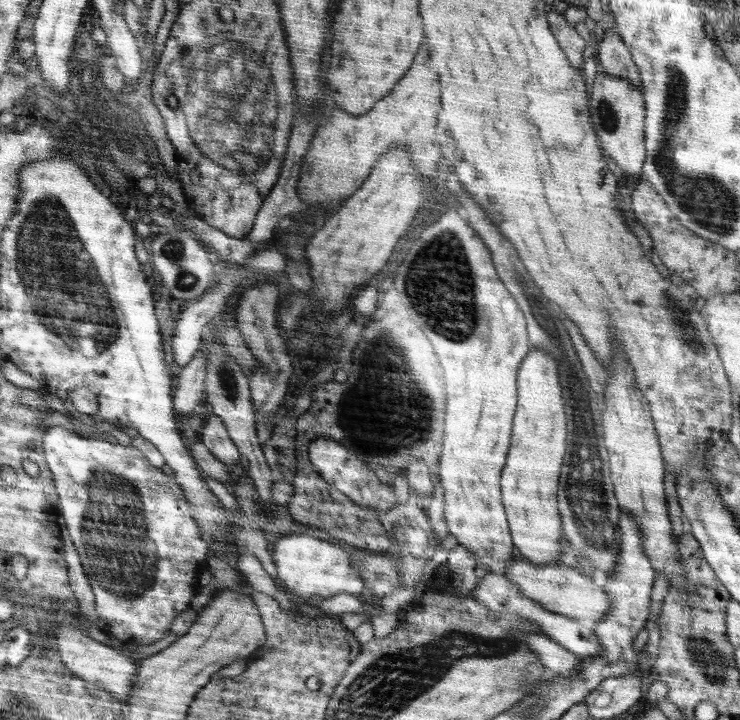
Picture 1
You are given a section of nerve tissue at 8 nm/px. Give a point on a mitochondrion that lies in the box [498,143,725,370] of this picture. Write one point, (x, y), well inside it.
(676, 309)

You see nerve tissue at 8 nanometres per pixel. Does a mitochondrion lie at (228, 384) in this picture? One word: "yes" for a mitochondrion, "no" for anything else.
yes

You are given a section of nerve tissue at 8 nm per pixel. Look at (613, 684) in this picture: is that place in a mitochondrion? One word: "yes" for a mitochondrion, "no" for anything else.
no

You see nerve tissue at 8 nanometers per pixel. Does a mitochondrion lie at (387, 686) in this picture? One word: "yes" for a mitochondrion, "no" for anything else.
yes

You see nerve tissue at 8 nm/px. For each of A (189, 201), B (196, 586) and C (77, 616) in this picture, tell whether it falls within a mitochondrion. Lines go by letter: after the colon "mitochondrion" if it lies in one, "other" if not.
A: other
B: other
C: other

